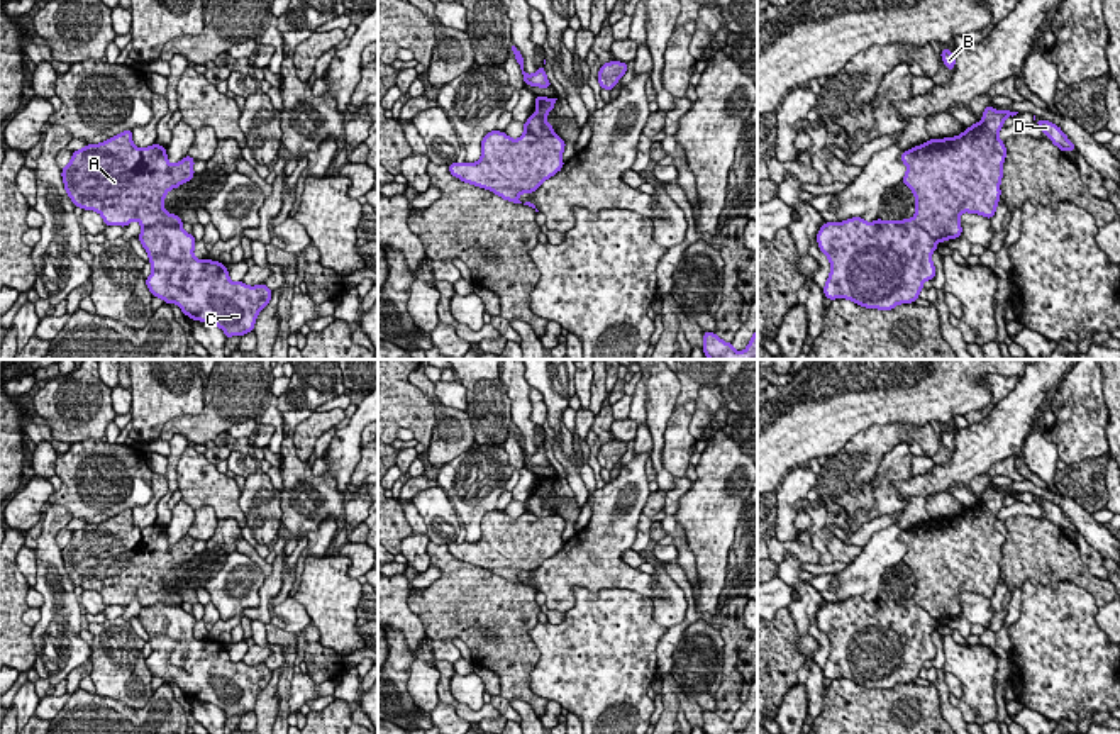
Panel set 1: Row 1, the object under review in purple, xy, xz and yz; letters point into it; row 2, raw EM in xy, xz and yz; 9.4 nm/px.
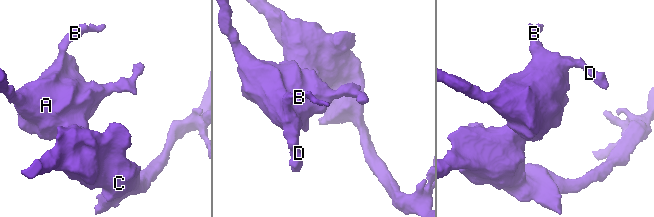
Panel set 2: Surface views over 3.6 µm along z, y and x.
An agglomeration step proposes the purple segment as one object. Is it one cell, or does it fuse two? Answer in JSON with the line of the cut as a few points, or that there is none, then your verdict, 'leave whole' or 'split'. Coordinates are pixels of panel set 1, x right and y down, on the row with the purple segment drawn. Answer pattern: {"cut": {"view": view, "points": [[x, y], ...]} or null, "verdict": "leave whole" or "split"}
{"cut": {"view": "xy", "points": [[180, 226], [155, 222], [141, 227]]}, "verdict": "split"}

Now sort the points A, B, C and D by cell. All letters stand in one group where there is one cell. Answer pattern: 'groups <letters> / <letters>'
groups A B D / C

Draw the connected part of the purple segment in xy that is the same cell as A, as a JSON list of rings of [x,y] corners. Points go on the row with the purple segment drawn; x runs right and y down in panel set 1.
[[[127,129],[73,151],[61,176],[73,205],[98,212],[105,225],[127,227],[137,220],[141,227],[158,222],[181,227],[181,217],[164,210],[164,197],[195,176],[193,164],[188,154],[171,164],[166,147],[156,142],[136,147]]]

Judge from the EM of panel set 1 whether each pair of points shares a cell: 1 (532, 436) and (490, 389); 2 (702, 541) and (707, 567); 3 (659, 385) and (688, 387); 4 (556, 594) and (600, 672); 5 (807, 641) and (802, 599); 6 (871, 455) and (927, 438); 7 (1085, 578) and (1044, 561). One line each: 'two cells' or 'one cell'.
1: two cells
2: one cell
3: two cells
4: two cells
5: one cell
6: one cell
7: one cell

